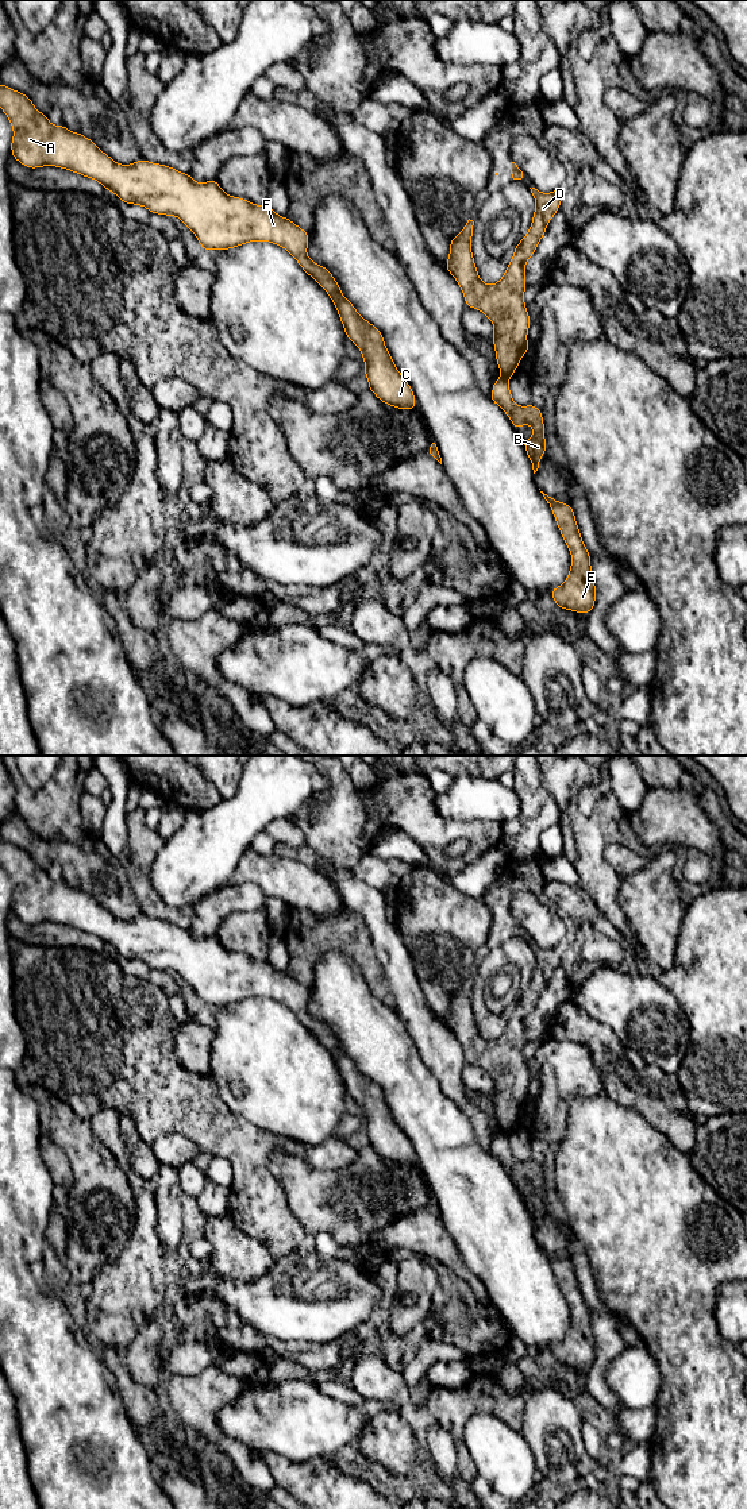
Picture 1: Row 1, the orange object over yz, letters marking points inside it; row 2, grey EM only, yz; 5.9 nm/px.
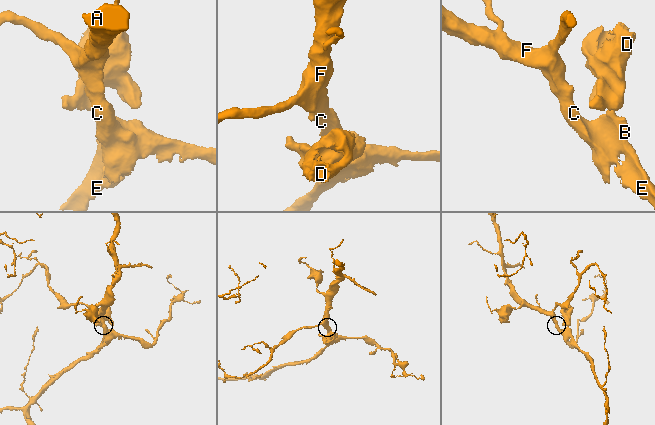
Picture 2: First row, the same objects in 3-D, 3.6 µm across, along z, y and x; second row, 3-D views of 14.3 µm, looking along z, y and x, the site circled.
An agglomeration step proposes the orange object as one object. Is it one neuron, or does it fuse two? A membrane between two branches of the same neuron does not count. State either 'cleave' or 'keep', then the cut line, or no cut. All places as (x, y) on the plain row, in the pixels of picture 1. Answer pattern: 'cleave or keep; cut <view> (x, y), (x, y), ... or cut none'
cleave; cut yz (501, 1131), (507, 1135)

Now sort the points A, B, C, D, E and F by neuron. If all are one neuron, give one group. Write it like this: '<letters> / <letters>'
A B C E F / D

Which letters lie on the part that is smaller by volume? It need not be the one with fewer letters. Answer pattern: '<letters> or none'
D

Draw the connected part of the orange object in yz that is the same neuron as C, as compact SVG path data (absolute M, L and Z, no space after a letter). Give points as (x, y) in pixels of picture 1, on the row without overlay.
M0 840L0 864L11 877L14 885L14 892L11 896L11 910L24 923L38 925L43 922L55 922L59 925L70 926L76 930L97 937L104 942L105 946L113 948L120 957L128 961L142 961L155 970L177 972L195 989L201 1004L205 1007L224 1007L235 1004L238 1002L243 1002L250 997L270 997L285 1004L297 1016L300 1023L327 1047L331 1057L334 1058L344 1084L347 1096L353 1097L362 1108L362 1115L365 1116L363 1130L366 1131L369 1138L369 1147L373 1147L380 1157L396 1165L415 1165L416 1154L411 1145L411 1141L397 1126L385 1101L381 1087L358 1070L355 1062L343 1051L340 1042L332 1033L331 1027L308 1014L307 1004L309 999L309 989L294 980L292 976L277 970L269 961L255 961L246 954L227 950L217 939L217 935L209 935L203 939L197 939L192 934L190 929L185 930L168 921L159 921L149 918L146 915L139 915L131 921L120 921L115 918L109 911L103 908L93 896L88 895L82 889L69 887L63 880L53 881L49 877L47 871L41 869L26 849L16 848L15 845L3 840Z

